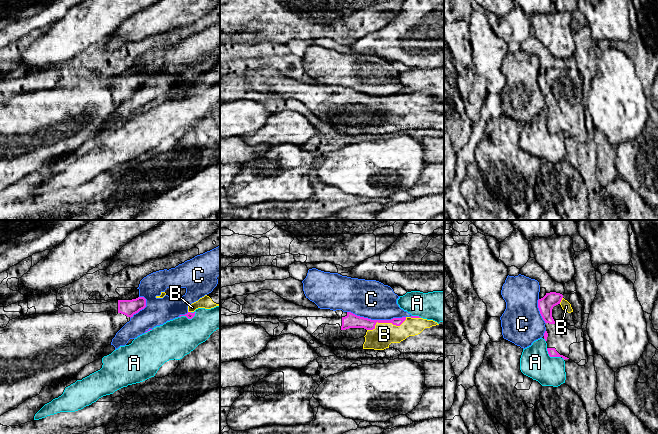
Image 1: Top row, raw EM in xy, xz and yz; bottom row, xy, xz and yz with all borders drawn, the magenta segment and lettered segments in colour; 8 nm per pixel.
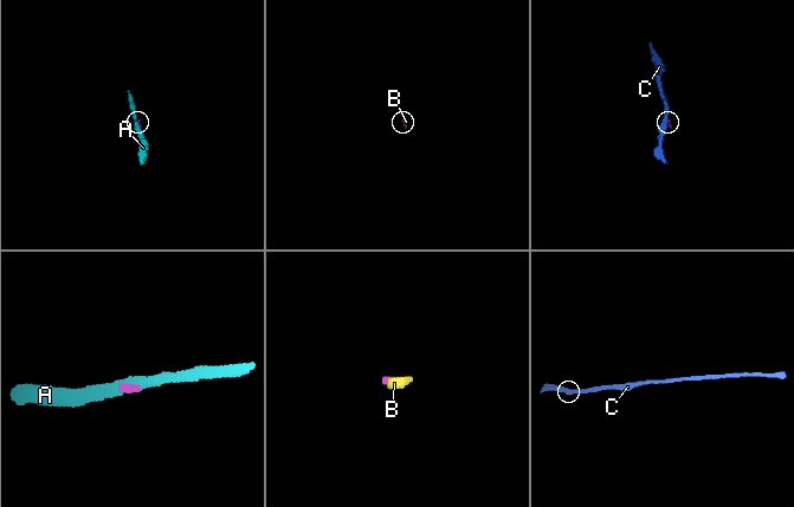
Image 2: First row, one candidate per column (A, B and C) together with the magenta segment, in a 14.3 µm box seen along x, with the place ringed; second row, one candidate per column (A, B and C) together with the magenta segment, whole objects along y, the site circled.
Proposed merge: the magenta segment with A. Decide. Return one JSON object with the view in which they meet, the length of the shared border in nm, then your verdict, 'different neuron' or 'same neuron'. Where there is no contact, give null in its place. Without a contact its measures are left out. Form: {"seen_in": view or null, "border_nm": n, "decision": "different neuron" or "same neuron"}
{"seen_in": "yz", "border_nm": 140, "decision": "different neuron"}

